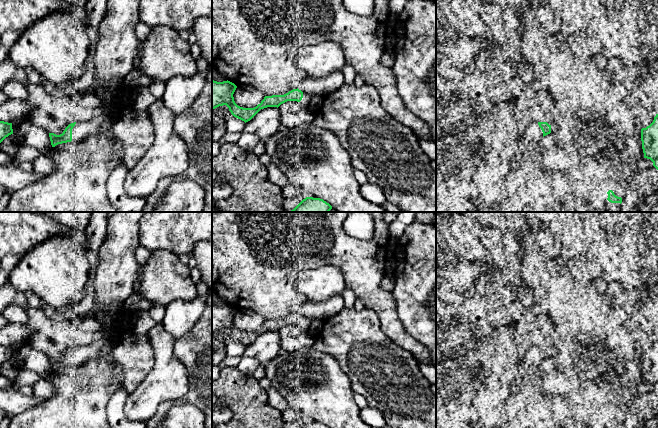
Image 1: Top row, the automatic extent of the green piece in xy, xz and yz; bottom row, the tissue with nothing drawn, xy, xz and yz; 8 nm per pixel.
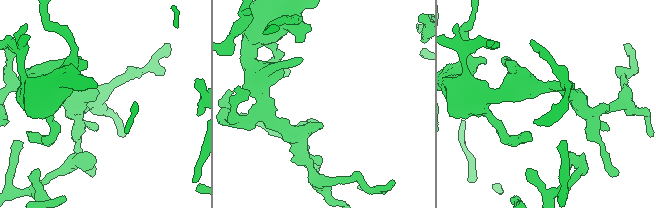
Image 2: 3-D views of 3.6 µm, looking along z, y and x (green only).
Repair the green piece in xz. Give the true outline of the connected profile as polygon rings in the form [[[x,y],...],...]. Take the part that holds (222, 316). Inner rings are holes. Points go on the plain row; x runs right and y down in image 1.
[[[335,295],[328,300],[322,302],[313,302],[310,300],[300,307],[297,313],[293,313],[284,319],[265,320],[254,332],[243,332],[238,330],[233,318],[237,310],[230,305],[217,306],[212,303],[212,333],[219,330],[226,329],[231,338],[244,345],[250,345],[261,333],[267,331],[279,331],[287,325],[300,326],[303,322],[303,317],[310,317],[312,319],[325,320],[328,317],[343,310],[344,301],[341,295]]]

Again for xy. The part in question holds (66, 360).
[[[108,326],[94,342],[69,348],[62,358],[49,357],[52,371],[67,366],[80,366],[89,360],[98,360],[110,354],[115,342],[115,329]]]

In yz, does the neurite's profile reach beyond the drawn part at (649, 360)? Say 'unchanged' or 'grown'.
unchanged

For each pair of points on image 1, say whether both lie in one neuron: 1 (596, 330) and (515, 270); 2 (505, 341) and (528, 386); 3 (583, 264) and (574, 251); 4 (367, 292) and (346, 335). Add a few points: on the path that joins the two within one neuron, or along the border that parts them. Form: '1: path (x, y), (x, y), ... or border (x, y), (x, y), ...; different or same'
1: border (521, 250), (522, 281), (524, 283); different
2: border (516, 372), (510, 395); different
3: border (587, 254), (577, 256), (566, 262); different
4: border (364, 306), (376, 313), (379, 324); different

